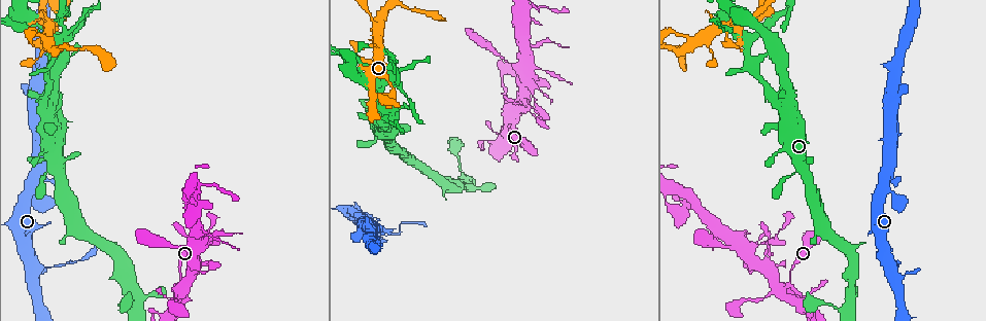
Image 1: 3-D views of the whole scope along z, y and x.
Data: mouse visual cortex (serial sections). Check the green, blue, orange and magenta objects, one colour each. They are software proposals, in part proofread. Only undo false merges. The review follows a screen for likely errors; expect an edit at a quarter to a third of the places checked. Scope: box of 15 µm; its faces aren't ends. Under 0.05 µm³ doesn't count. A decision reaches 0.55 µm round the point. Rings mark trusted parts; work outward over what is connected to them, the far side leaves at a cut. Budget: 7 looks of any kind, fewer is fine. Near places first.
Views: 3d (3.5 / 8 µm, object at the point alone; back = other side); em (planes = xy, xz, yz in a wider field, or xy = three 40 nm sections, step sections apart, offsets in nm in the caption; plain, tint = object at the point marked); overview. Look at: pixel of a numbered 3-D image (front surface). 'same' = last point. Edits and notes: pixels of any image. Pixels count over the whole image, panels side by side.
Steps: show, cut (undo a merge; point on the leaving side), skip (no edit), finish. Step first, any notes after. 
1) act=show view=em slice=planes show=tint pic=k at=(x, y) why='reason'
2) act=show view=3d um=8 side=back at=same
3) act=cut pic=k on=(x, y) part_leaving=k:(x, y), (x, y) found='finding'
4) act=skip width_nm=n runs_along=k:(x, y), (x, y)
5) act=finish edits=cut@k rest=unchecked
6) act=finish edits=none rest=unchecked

act=show view=3d um=3.5 side=back pic=1 at=(888, 263) why='arms part here'

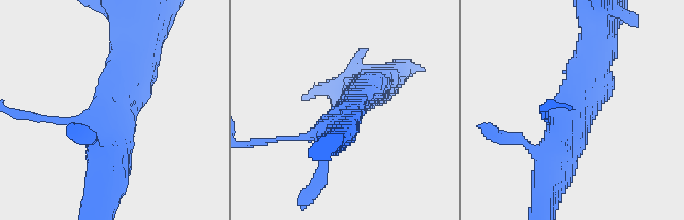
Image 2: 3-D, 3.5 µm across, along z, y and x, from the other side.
act=show view=em slice=xy step=1 show=tint pic=2 at=(106, 109) why='shape alone is not enough'

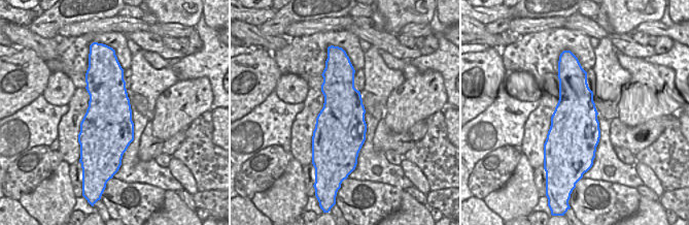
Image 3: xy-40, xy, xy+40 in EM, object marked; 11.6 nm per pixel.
act=cut pic=2 on=(262, 141) found='a second cell is stuck on'

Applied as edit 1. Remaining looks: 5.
act=show view=overview why='redraw'

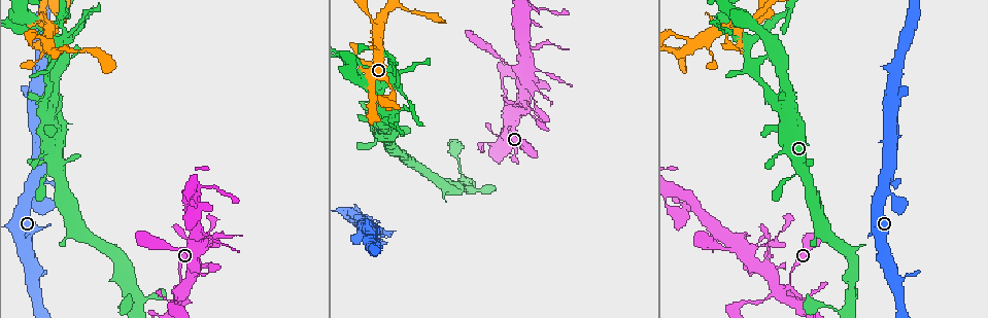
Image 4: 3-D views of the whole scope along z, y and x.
act=show view=3d um=3.5 pic=4 at=(509, 123) why='branch point'

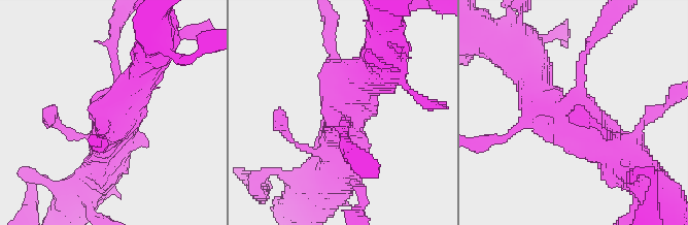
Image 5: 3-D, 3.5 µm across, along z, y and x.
act=skip arms=4 arm_widths_nm=150,300,400,500 runs_along=5:(593, 40), (570, 116), (536, 85) found='one cell here'

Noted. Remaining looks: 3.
act=show view=3d um=8 pic=4 at=(756, 264)

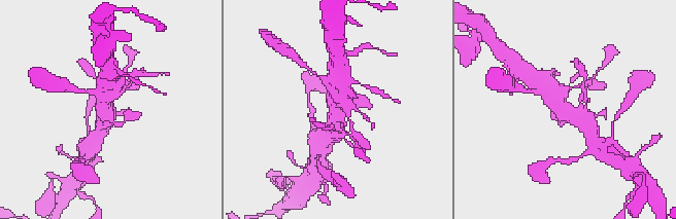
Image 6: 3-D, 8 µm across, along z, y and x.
act=show view=3d um=3.5 pic=6 at=(569, 114)

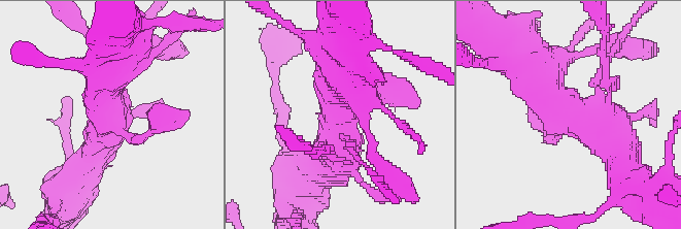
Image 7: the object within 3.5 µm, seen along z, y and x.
act=show view=em slice=xy step=2 show=tint pic=7 at=(104, 111) why='now the EM'

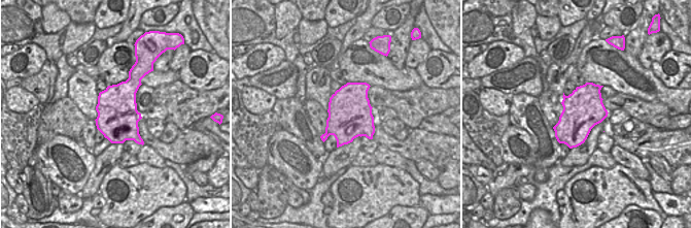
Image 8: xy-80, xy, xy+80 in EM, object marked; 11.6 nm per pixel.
act=skip width_nm=500 runs_along=7:(618, 154), (529, 62) found='one cell here'

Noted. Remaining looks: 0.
act=finish edits=cut@2 rest=unchecked

